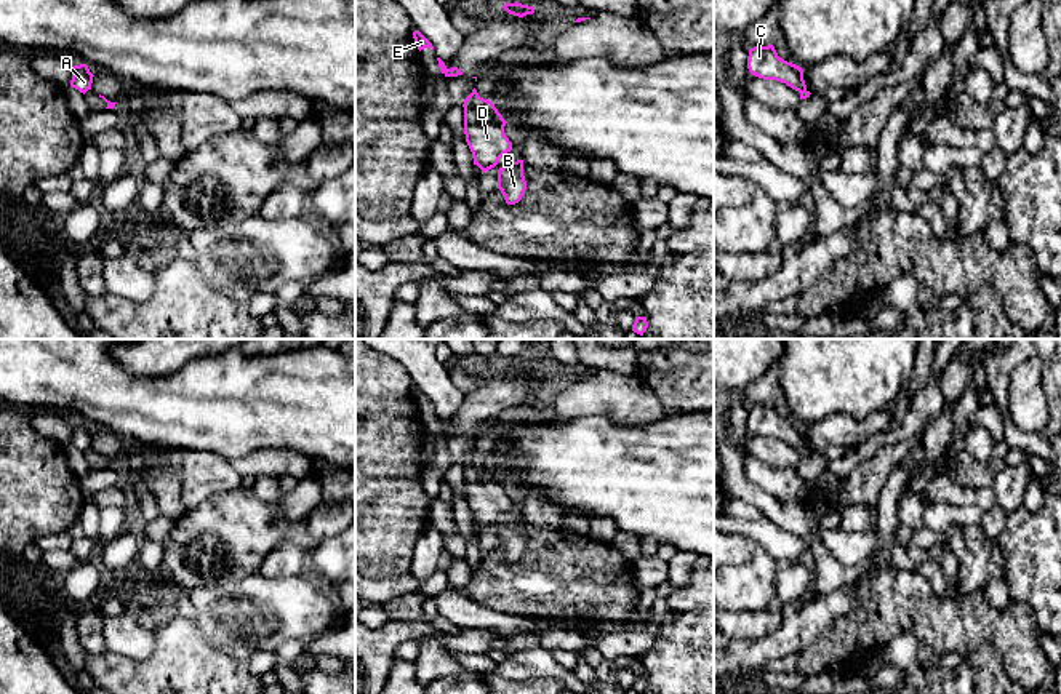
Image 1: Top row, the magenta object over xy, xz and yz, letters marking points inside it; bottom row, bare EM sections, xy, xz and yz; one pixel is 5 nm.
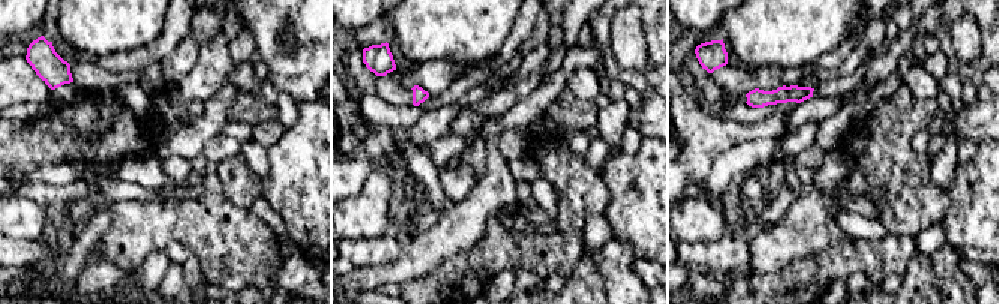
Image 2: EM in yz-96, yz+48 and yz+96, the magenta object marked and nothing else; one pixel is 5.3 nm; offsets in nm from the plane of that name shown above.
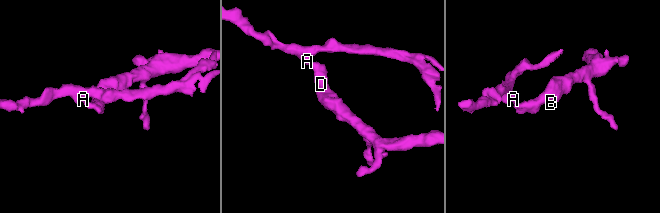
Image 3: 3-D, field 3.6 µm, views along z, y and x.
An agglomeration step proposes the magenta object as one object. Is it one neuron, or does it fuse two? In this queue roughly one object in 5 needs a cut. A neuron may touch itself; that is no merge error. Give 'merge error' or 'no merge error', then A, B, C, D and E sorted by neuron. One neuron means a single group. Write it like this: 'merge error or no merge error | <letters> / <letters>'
merge error | A C E / B D

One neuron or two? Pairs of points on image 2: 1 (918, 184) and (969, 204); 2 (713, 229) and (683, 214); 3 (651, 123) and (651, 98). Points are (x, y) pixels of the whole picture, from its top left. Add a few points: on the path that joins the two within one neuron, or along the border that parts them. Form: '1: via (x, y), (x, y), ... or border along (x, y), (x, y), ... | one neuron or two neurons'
1: border along (948, 193), (948, 210), (941, 222) | two neurons
2: via (705, 223), (690, 220) | one neuron
3: via (651, 117), (651, 104) | one neuron

